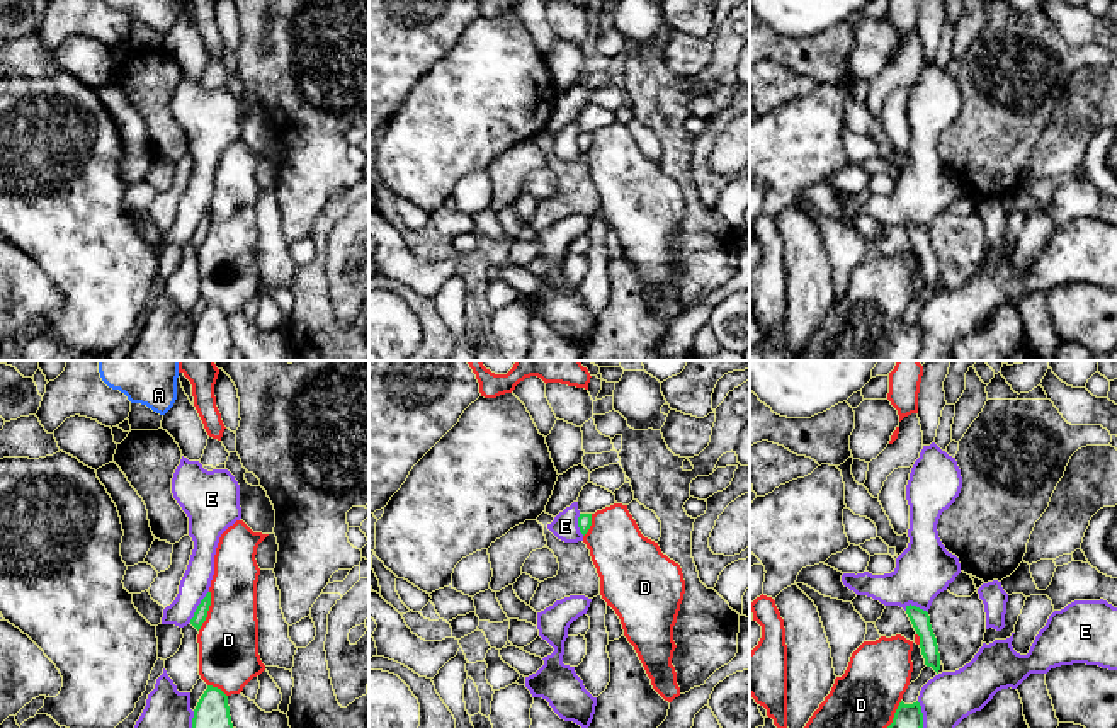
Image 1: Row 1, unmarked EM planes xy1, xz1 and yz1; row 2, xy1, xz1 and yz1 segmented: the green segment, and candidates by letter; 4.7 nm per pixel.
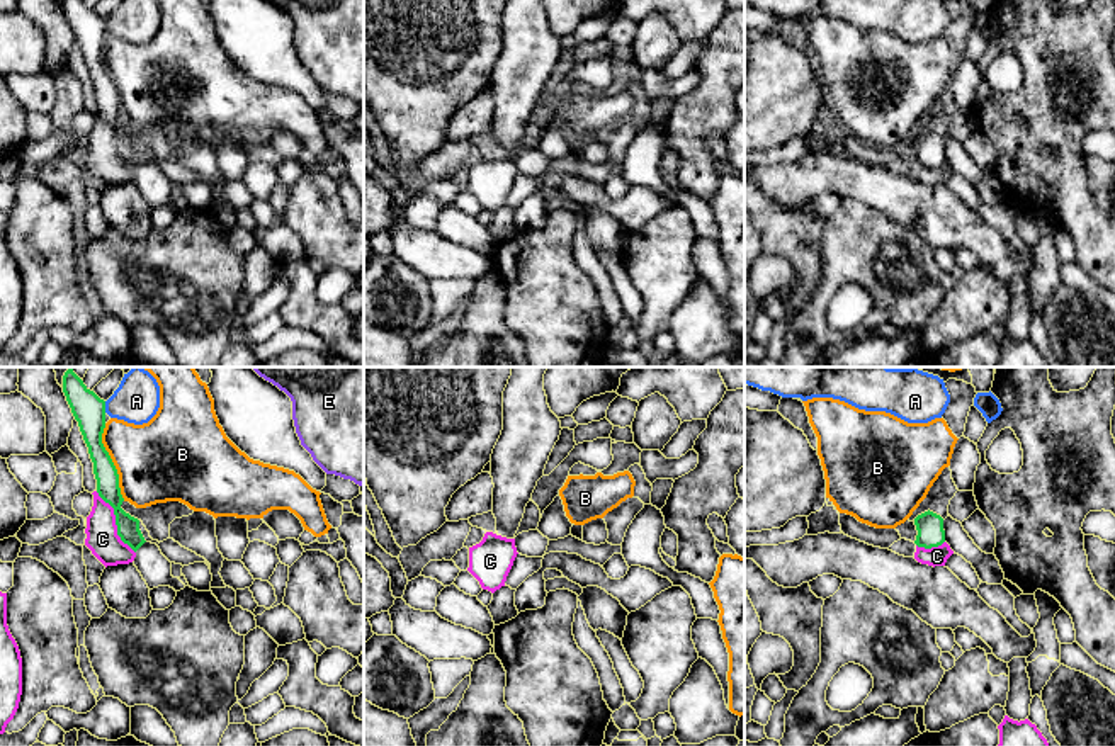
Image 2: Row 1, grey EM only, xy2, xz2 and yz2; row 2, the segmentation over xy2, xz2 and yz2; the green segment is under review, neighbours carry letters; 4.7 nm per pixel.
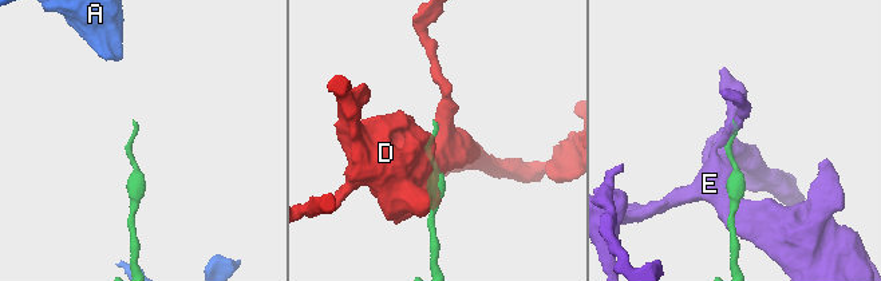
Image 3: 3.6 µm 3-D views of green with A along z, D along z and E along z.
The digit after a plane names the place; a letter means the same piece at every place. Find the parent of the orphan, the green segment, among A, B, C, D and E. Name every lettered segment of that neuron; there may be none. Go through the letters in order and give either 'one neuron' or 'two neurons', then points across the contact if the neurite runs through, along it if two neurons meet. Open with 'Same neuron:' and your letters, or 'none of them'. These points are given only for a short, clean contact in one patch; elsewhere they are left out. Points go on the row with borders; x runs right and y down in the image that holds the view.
Same neuron: none of them
A: two neurons; border along xy2 (104, 401), (106, 412)
B: two neurons
C: two neurons
D: two neurons
E: two neurons

